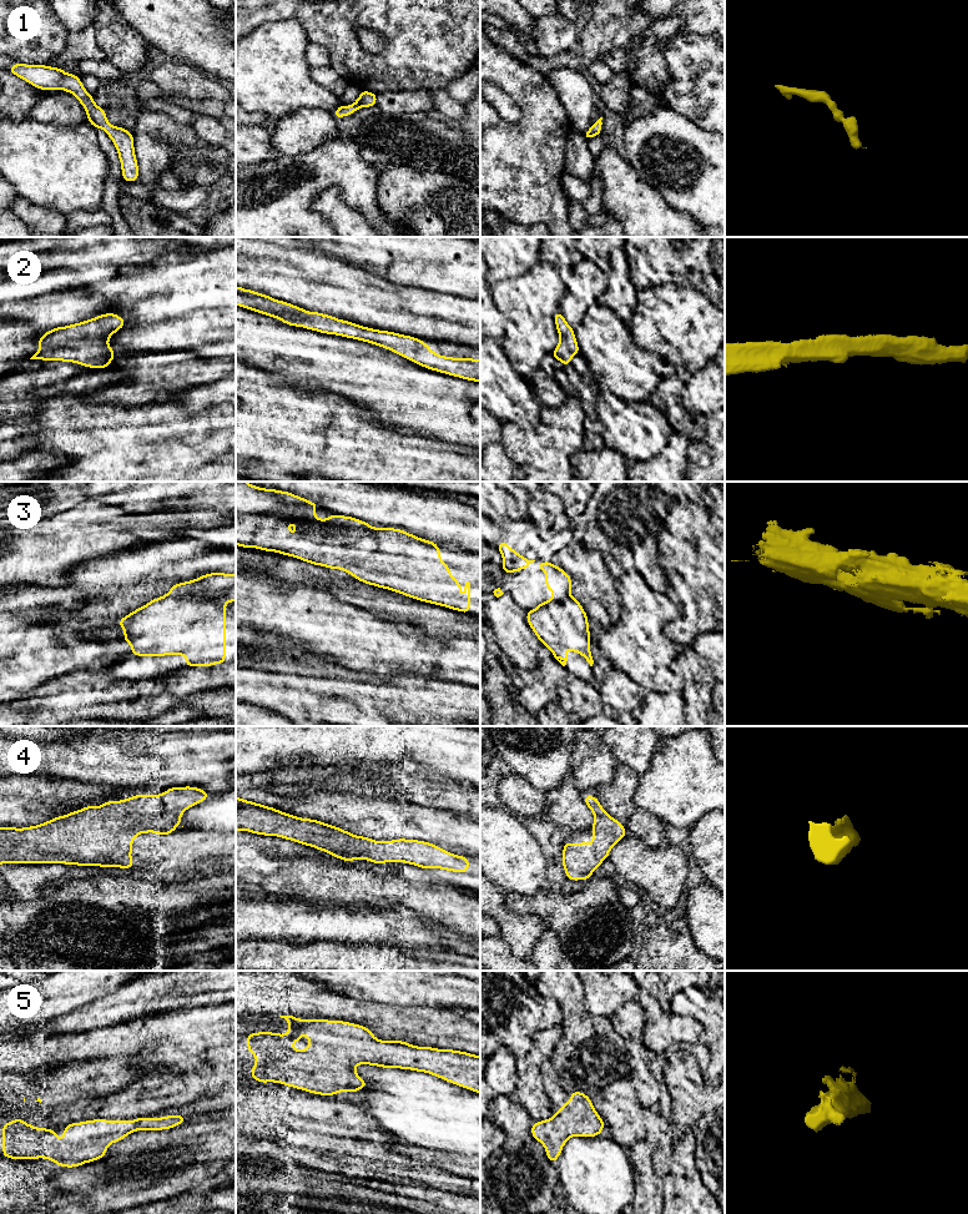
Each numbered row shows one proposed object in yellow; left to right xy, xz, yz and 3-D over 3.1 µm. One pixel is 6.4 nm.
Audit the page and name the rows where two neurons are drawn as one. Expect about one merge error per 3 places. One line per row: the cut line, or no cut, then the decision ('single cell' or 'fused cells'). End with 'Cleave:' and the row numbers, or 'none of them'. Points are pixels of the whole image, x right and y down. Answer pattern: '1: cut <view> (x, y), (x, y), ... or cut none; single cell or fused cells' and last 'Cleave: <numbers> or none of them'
1: cut none; single cell
2: cut none; single cell
3: cut xy (225, 602), (177, 598), (169, 609), (135, 624), (130, 643); fused cells
4: cut none; single cell
5: cut none; single cell
Cleave: 3

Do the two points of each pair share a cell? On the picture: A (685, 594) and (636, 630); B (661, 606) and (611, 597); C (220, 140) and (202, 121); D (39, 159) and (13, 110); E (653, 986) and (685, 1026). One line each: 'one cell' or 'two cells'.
A: two cells
B: two cells
C: one cell
D: two cells
E: one cell

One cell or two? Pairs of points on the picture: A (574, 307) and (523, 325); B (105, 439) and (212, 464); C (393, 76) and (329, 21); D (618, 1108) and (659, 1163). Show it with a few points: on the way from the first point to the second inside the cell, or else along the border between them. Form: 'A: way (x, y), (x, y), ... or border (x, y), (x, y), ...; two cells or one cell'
A: border (566, 290), (560, 300), (559, 310); two cells
B: way (131, 441), (157, 447), (177, 464), (186, 464); one cell
C: way (376, 72), (341, 39); one cell
D: way (633, 1122), (659, 1148); one cell

